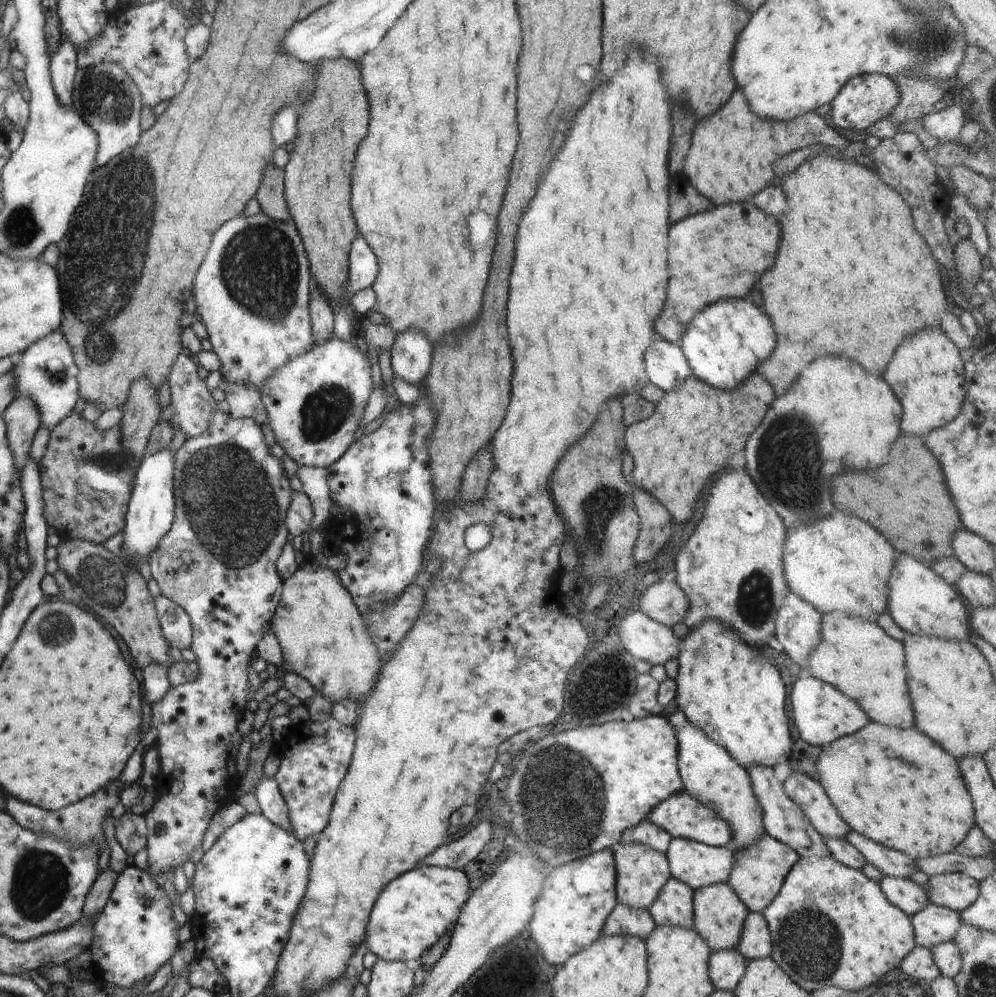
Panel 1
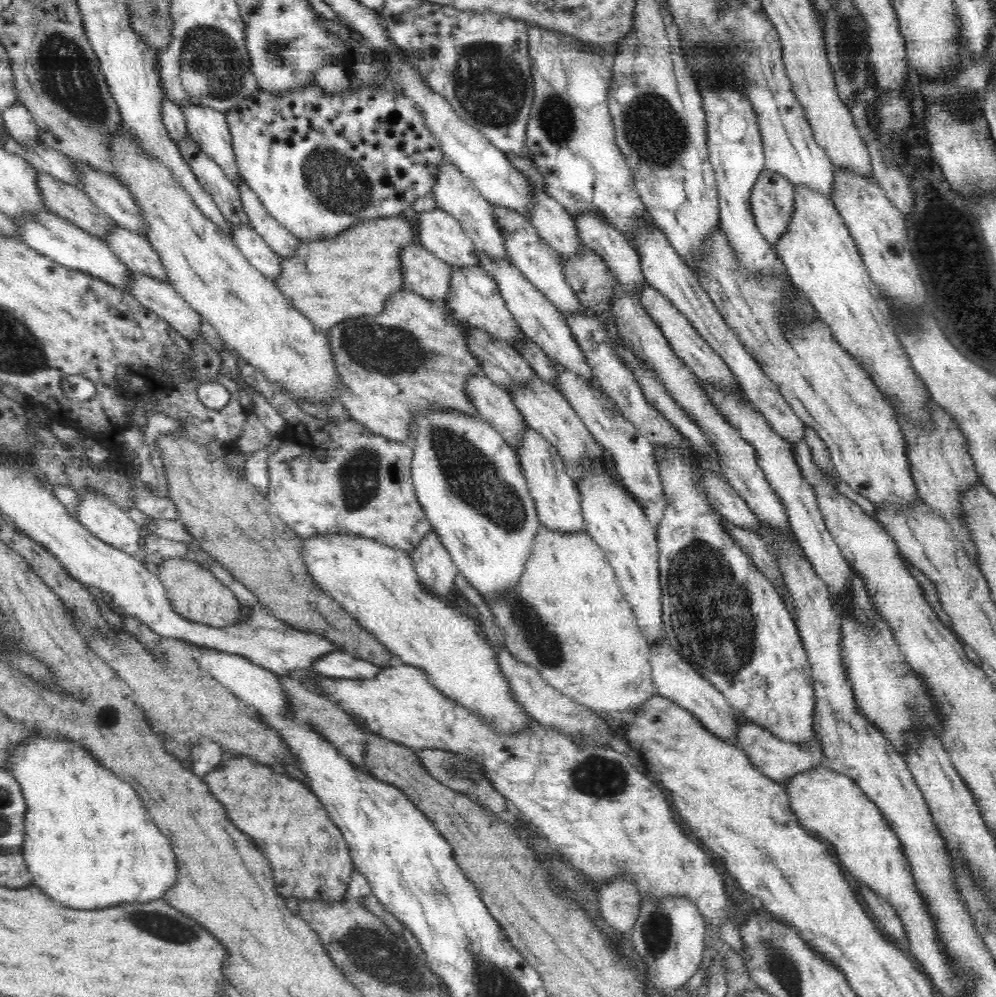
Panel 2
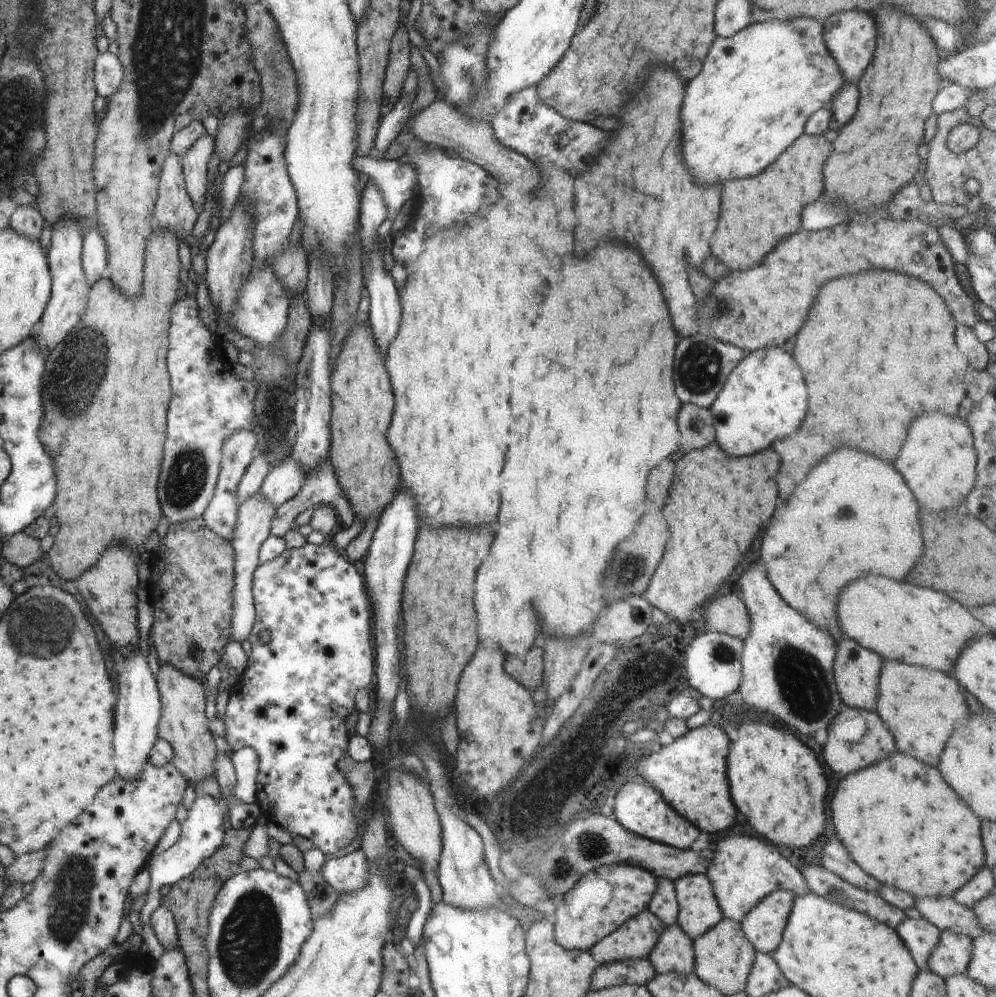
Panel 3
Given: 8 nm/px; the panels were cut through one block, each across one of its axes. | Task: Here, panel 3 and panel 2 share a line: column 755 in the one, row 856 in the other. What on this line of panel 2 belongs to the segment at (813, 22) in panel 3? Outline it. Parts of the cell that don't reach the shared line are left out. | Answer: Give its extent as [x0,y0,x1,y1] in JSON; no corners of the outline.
[4,727,178,910]

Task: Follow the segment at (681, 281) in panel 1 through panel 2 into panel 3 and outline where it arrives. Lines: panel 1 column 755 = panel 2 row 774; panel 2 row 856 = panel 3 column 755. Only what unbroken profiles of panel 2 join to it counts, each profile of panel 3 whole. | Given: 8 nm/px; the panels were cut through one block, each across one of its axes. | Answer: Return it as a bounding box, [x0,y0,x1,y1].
[699,214,980,353]

